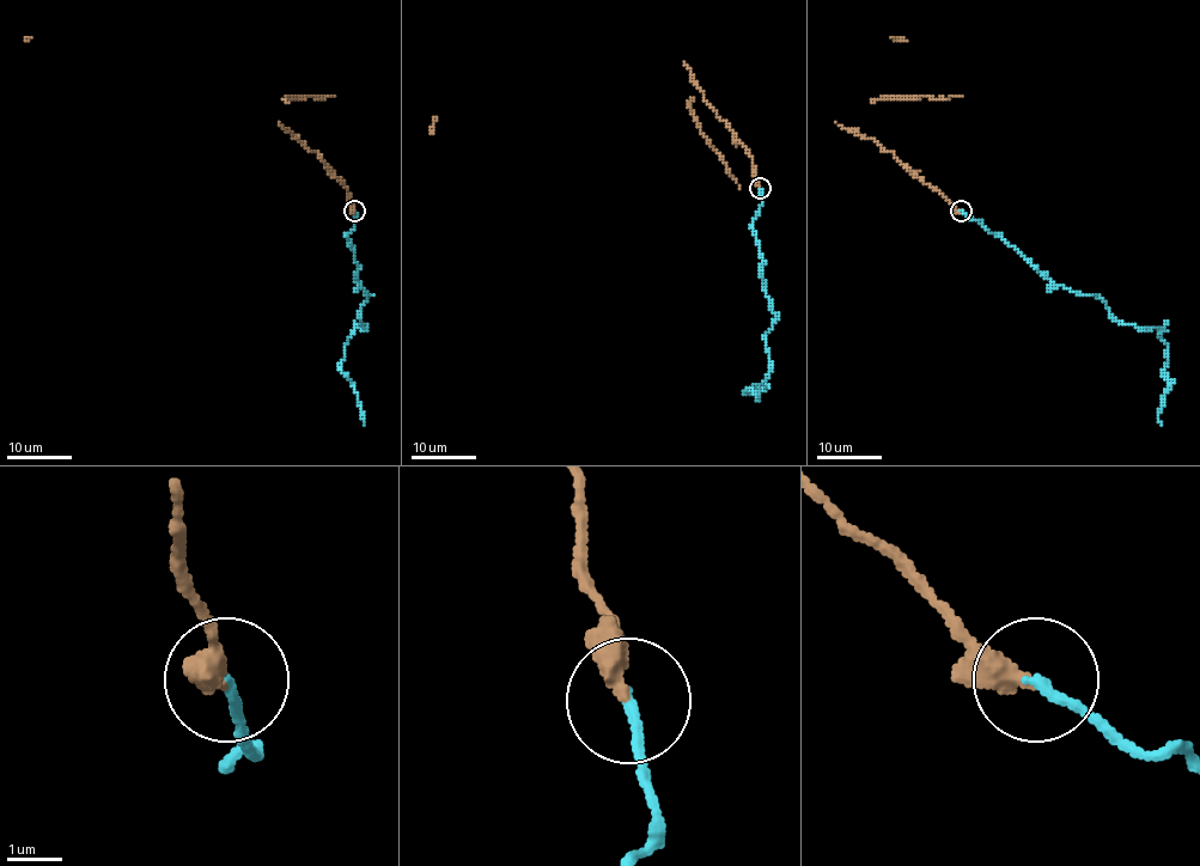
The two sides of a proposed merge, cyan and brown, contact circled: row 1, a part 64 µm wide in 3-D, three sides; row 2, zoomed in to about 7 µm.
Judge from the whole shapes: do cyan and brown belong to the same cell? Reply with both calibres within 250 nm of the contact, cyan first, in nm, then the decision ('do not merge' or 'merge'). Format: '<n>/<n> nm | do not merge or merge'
190/340 nm | do not merge

